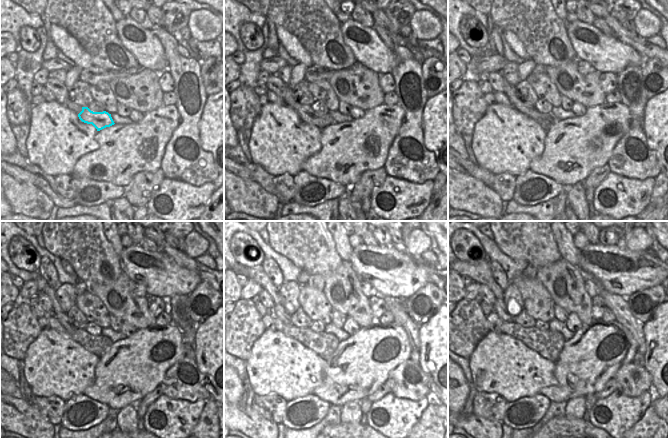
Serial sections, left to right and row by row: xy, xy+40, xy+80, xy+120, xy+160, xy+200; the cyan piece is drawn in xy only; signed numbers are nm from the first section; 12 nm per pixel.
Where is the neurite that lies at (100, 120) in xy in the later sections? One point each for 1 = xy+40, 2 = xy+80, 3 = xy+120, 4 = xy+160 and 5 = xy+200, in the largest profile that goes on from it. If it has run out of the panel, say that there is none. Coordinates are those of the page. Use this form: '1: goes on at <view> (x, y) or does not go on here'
1: goes on at xy+40 (306, 113)
2: goes on at xy+80 (529, 110)
3: goes on at xy+120 (49, 291)
4: goes on at xy+160 (256, 273)
5: goes on at xy+200 (481, 273)

